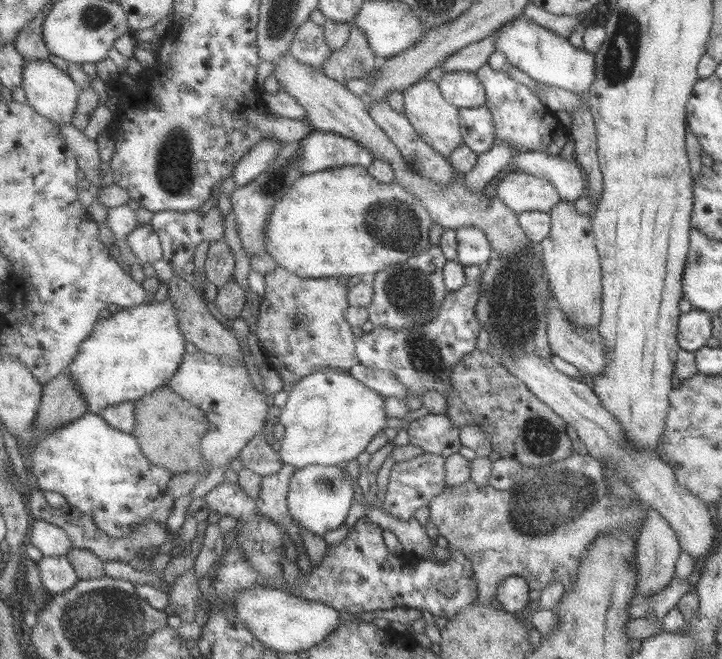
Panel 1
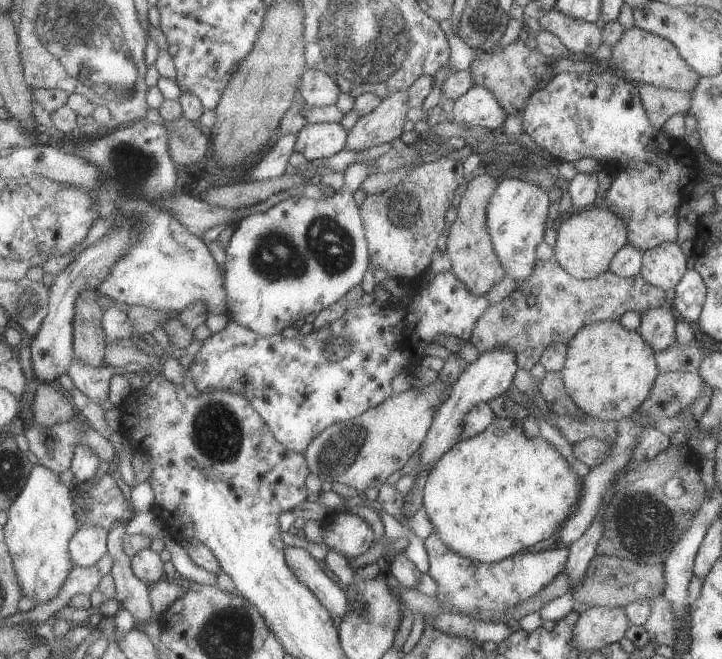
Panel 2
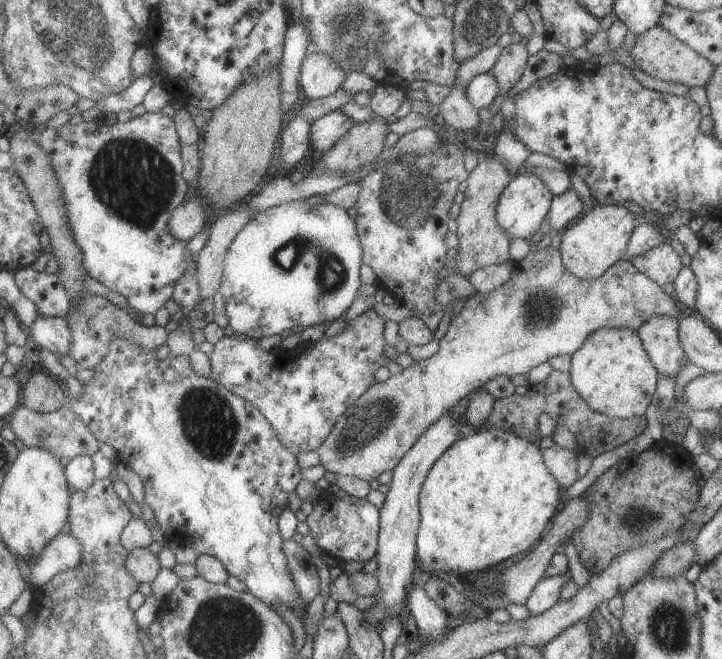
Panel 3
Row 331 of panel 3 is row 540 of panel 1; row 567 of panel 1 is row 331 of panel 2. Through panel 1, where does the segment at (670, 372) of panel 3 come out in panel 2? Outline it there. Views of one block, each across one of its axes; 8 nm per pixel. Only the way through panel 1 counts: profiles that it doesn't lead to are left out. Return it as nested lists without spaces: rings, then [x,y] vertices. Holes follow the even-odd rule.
[[[669,305],[644,310],[635,329],[656,352],[675,342],[674,326],[678,318]]]

